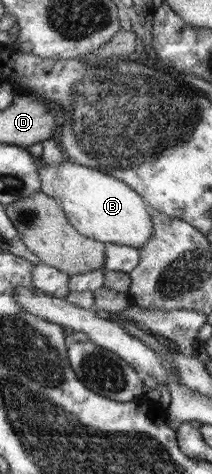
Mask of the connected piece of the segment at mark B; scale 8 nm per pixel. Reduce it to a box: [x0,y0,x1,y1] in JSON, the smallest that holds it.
[38,158,154,249]

